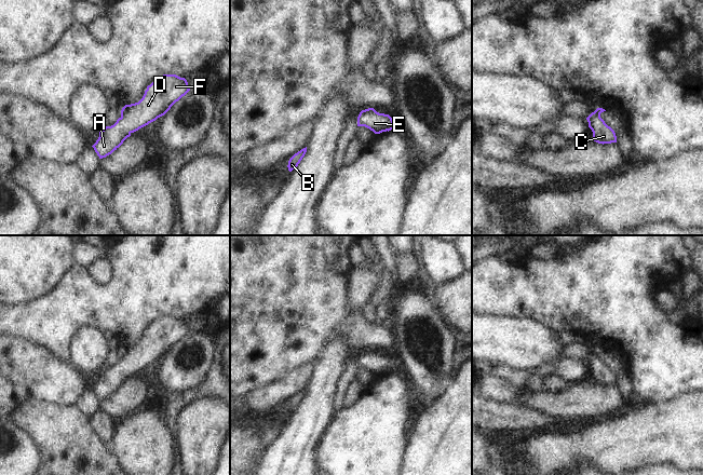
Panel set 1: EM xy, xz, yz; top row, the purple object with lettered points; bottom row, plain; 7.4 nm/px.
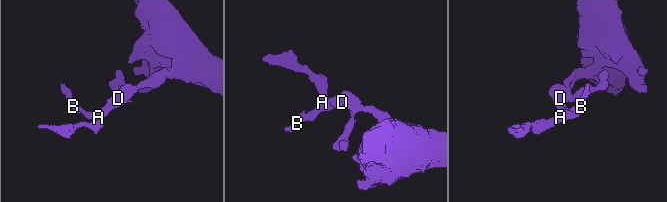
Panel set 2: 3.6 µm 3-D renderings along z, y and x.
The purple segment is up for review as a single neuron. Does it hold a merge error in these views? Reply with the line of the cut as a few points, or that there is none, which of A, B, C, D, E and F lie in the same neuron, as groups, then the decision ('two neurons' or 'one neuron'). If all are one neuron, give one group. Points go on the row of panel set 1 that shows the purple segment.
no cut | A B C D E F | one neuron

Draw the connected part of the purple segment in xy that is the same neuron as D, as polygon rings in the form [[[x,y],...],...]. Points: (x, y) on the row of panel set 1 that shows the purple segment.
[[[163,74],[147,86],[143,98],[135,104],[125,105],[121,110],[121,117],[111,126],[106,126],[99,132],[99,137],[92,146],[99,157],[106,158],[117,150],[132,133],[164,116],[171,107],[190,91],[185,78],[176,74]]]

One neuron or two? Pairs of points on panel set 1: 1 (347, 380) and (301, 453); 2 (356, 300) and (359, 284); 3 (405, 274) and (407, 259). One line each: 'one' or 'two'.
1: two
2: one
3: one

